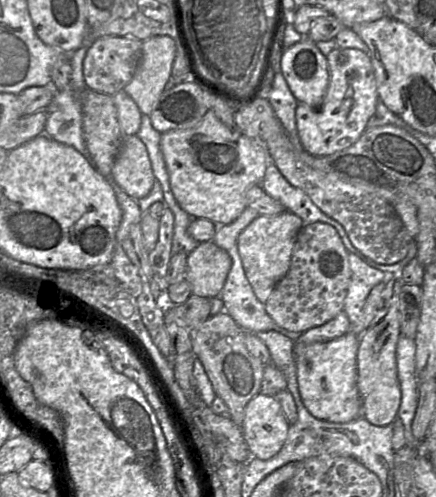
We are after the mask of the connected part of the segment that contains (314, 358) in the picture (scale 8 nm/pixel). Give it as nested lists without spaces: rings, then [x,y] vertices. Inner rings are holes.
[[[352,331],[327,341],[294,345],[299,393],[308,412],[319,420],[346,423],[362,416],[362,399],[357,387],[357,353],[360,336]]]

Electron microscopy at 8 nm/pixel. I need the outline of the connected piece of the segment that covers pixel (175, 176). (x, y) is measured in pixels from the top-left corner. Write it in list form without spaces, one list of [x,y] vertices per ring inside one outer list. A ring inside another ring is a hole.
[[[212,110],[193,128],[162,133],[160,148],[177,203],[192,218],[205,218],[216,225],[229,224],[241,215],[248,207],[247,190],[261,184],[271,163],[264,144],[227,126]]]

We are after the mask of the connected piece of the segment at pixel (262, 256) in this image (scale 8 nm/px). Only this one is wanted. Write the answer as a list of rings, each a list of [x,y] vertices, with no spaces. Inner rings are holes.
[[[285,210],[277,215],[259,215],[239,234],[238,251],[243,268],[260,302],[267,302],[277,283],[288,273],[293,248],[303,227],[302,218]]]

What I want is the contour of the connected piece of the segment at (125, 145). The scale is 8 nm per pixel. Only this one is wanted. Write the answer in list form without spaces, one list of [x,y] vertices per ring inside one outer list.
[[[137,135],[124,136],[111,178],[134,199],[150,193],[156,178],[146,146]]]

